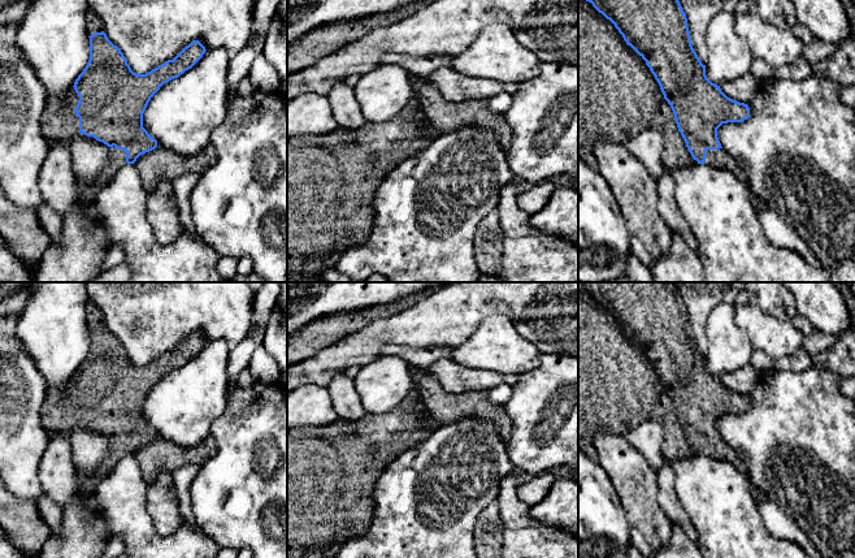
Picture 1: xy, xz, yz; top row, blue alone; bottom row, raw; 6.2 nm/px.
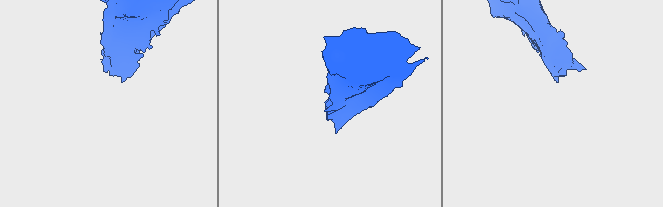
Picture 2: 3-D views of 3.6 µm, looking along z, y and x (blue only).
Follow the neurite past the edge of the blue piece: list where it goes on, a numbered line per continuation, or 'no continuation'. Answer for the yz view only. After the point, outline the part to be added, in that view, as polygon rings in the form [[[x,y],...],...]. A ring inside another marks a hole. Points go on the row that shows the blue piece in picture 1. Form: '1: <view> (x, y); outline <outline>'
1: yz (719, 159); outline [[[724,148],[719,150],[707,150],[706,151],[706,165],[717,168],[717,169],[725,169],[733,173],[738,179],[747,183],[747,176],[741,169],[741,166],[734,161],[734,159],[726,153]]]

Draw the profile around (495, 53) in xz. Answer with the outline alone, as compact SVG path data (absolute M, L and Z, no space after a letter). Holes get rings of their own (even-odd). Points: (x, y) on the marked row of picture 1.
M504 23L486 26L474 42L452 59L452 69L466 77L522 83L538 75L541 60Z

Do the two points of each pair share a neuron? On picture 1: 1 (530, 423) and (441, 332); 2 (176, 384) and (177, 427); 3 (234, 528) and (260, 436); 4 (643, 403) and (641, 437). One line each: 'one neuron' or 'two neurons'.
1: two neurons
2: one neuron
3: one neuron
4: two neurons

